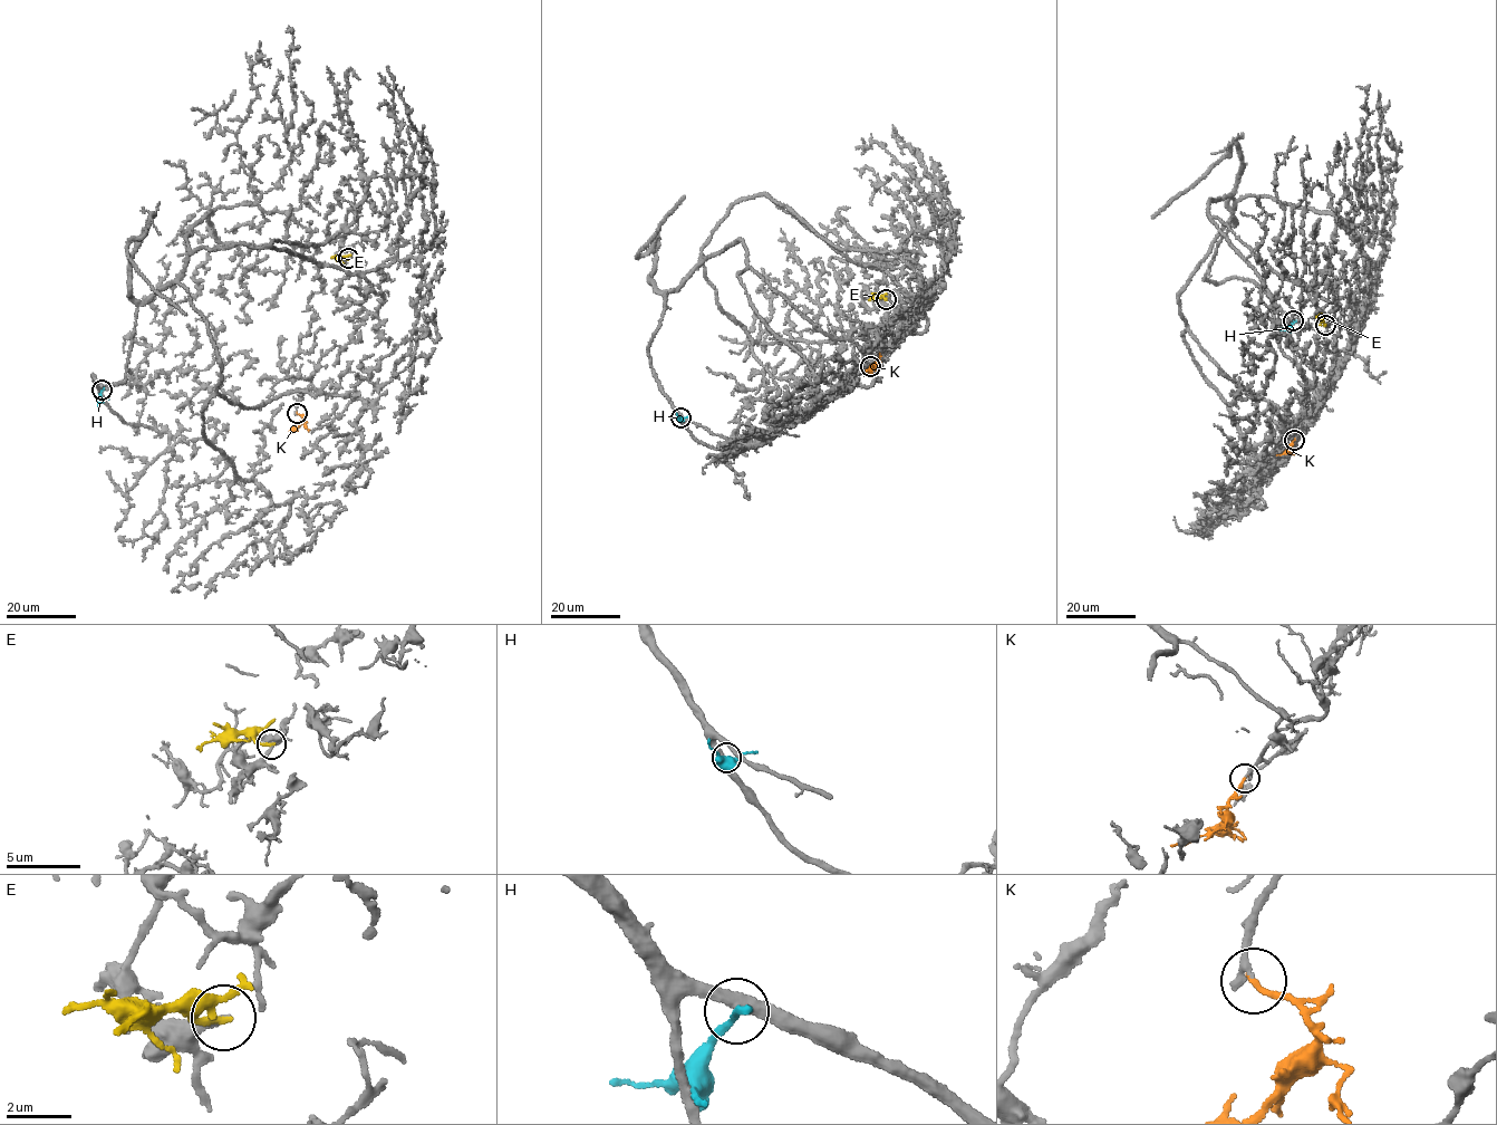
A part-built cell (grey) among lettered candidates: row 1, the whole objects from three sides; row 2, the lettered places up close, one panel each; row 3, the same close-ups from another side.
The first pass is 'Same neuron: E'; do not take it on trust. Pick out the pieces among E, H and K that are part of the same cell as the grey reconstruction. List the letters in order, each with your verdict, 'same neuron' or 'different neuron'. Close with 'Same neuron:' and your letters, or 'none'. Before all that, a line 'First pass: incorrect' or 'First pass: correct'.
First pass: incorrect
E: different neuron
H: different neuron
K: same neuron
Same neuron: K

